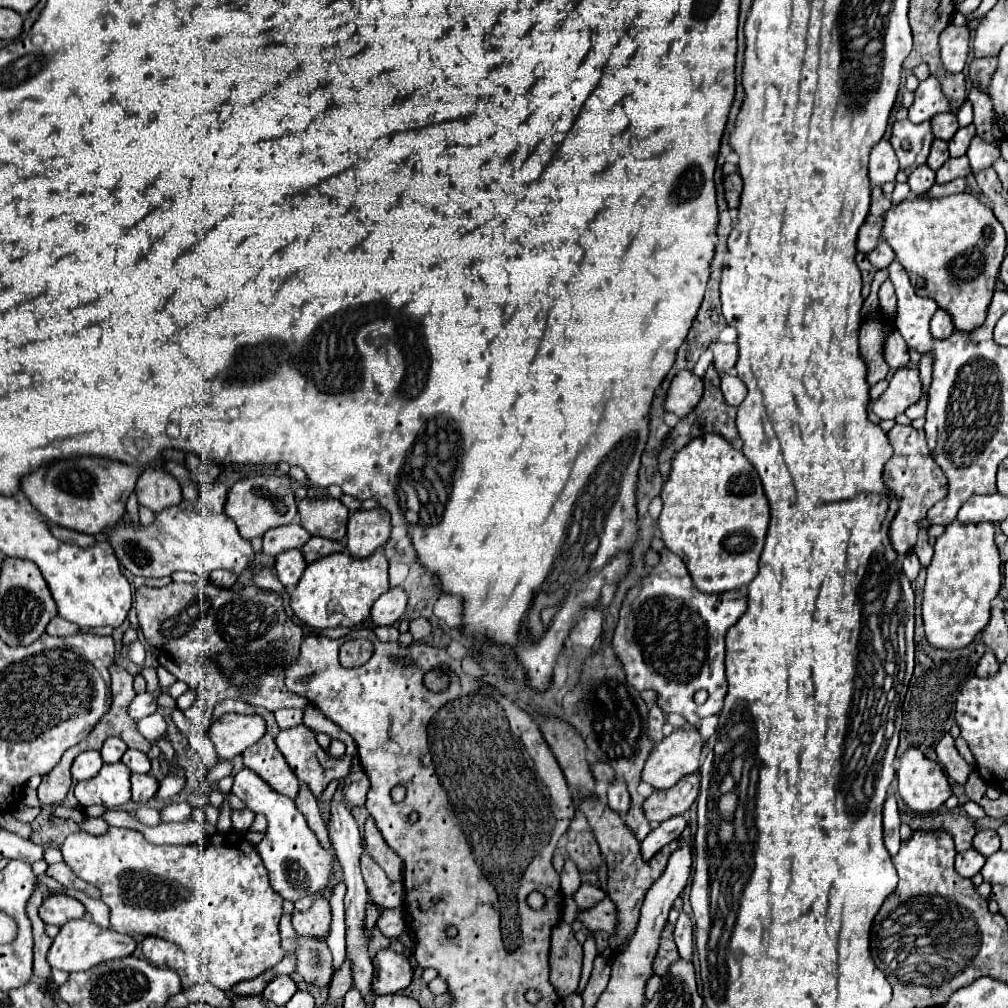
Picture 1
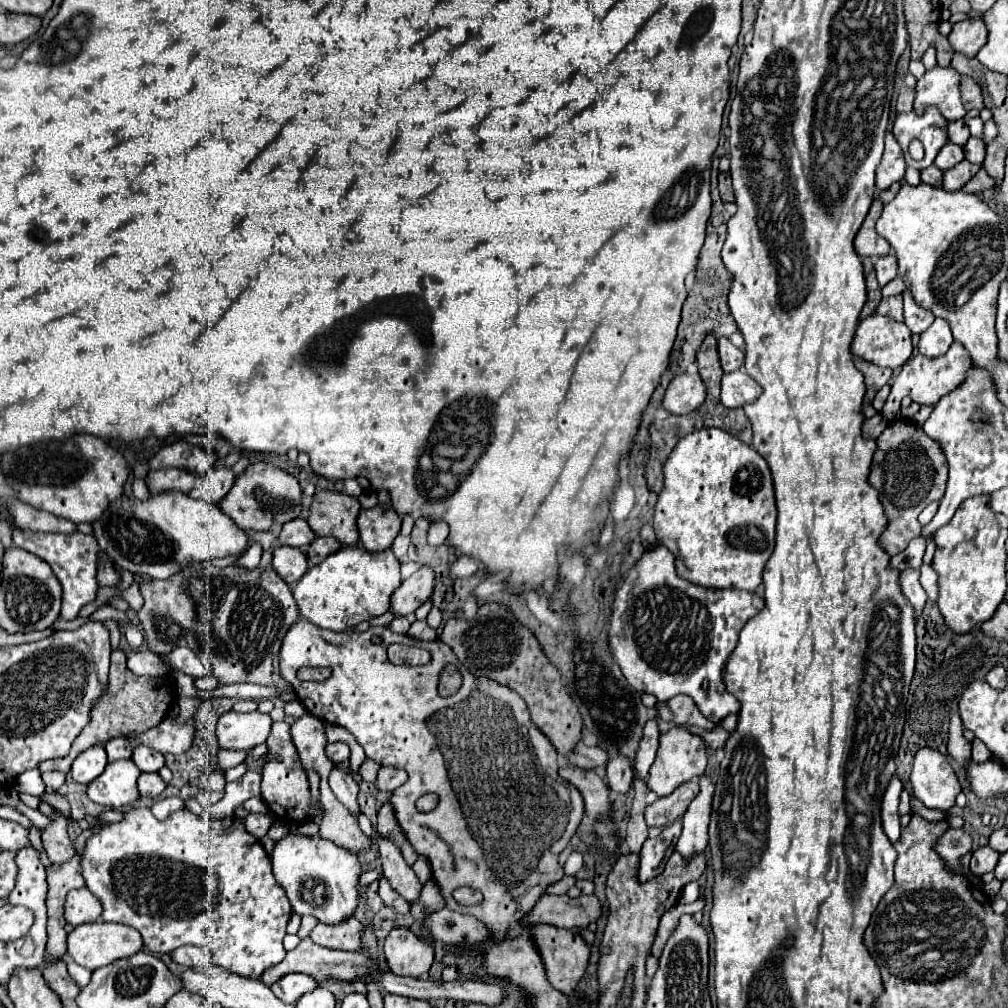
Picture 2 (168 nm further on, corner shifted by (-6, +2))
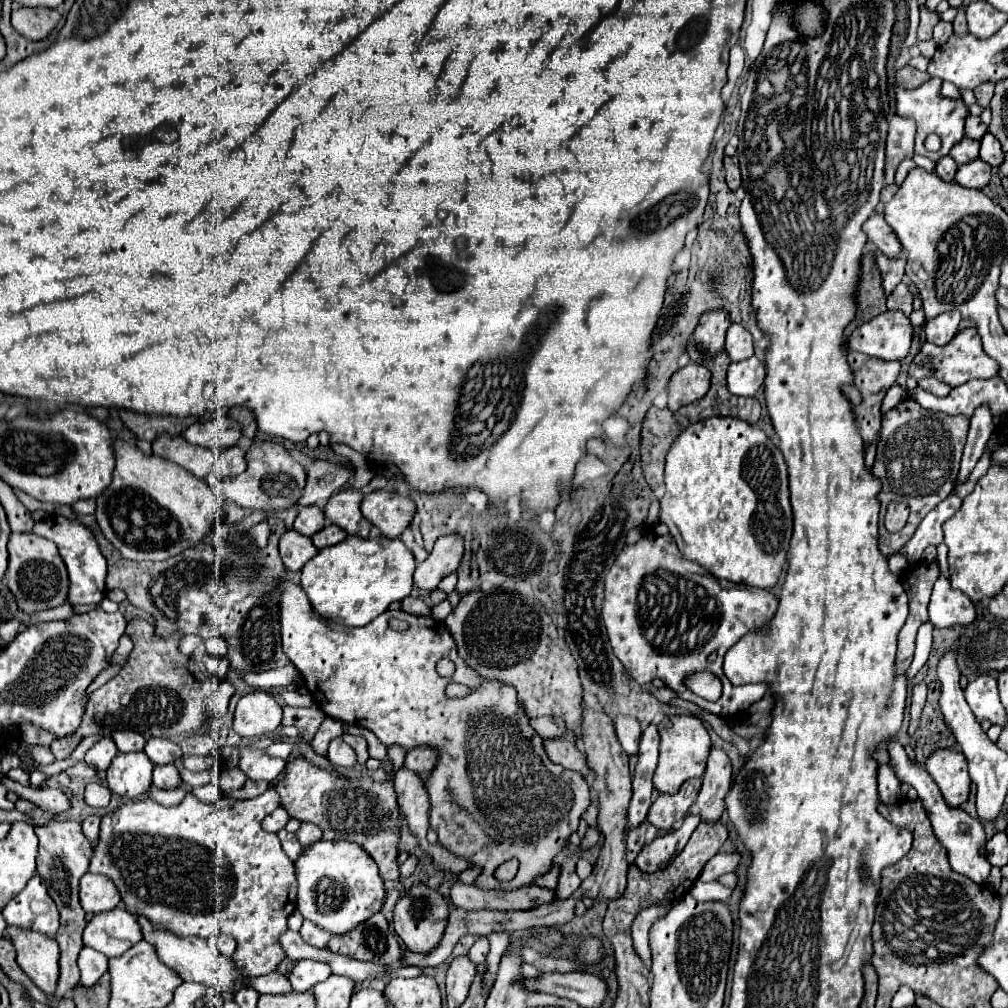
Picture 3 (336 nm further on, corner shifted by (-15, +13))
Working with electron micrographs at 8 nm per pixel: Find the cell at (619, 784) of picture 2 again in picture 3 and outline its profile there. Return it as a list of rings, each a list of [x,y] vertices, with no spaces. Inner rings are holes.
[[[619,715],[615,717],[615,731],[619,737],[619,743],[627,755],[635,755],[639,749],[639,739],[641,739],[641,727],[635,717]]]

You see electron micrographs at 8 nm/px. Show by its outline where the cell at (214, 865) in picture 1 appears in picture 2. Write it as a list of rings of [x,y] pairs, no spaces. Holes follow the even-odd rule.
[[[132,808],[124,814],[122,822],[116,824],[108,824],[104,826],[98,834],[94,834],[92,838],[86,840],[86,848],[82,852],[82,864],[80,864],[80,872],[82,878],[86,880],[86,888],[100,900],[102,904],[102,920],[104,922],[118,922],[118,924],[126,924],[136,928],[142,938],[144,938],[144,946],[150,952],[160,952],[160,954],[170,954],[174,948],[182,946],[182,944],[194,944],[194,946],[207,947],[212,952],[211,961],[214,965],[228,968],[230,972],[244,972],[240,976],[250,976],[250,978],[260,978],[262,972],[270,966],[276,966],[278,962],[284,960],[286,950],[282,946],[282,938],[286,934],[286,924],[288,920],[284,918],[284,914],[290,914],[290,902],[286,892],[280,888],[280,884],[274,880],[272,874],[272,864],[270,864],[270,856],[266,854],[266,850],[262,848],[260,840],[254,838],[252,834],[246,832],[244,822],[236,816],[224,818],[224,820],[200,820],[198,816],[194,816],[192,812],[188,812],[186,808],[174,812],[168,820],[160,822],[152,816],[152,812],[148,808]]]

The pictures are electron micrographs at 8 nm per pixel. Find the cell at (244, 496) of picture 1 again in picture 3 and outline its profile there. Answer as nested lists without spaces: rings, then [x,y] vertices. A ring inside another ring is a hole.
[[[253,441],[245,457],[247,457],[247,469],[241,475],[221,479],[225,499],[237,503],[239,507],[257,509],[257,511],[279,511],[279,509],[289,509],[297,503],[297,499],[305,489],[307,473],[281,443]]]

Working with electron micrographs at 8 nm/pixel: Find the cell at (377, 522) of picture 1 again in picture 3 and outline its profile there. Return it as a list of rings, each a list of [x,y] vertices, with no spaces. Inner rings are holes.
[[[389,489],[371,491],[363,497],[361,513],[375,527],[381,529],[385,537],[399,537],[415,515],[415,503],[407,495],[393,493]]]

